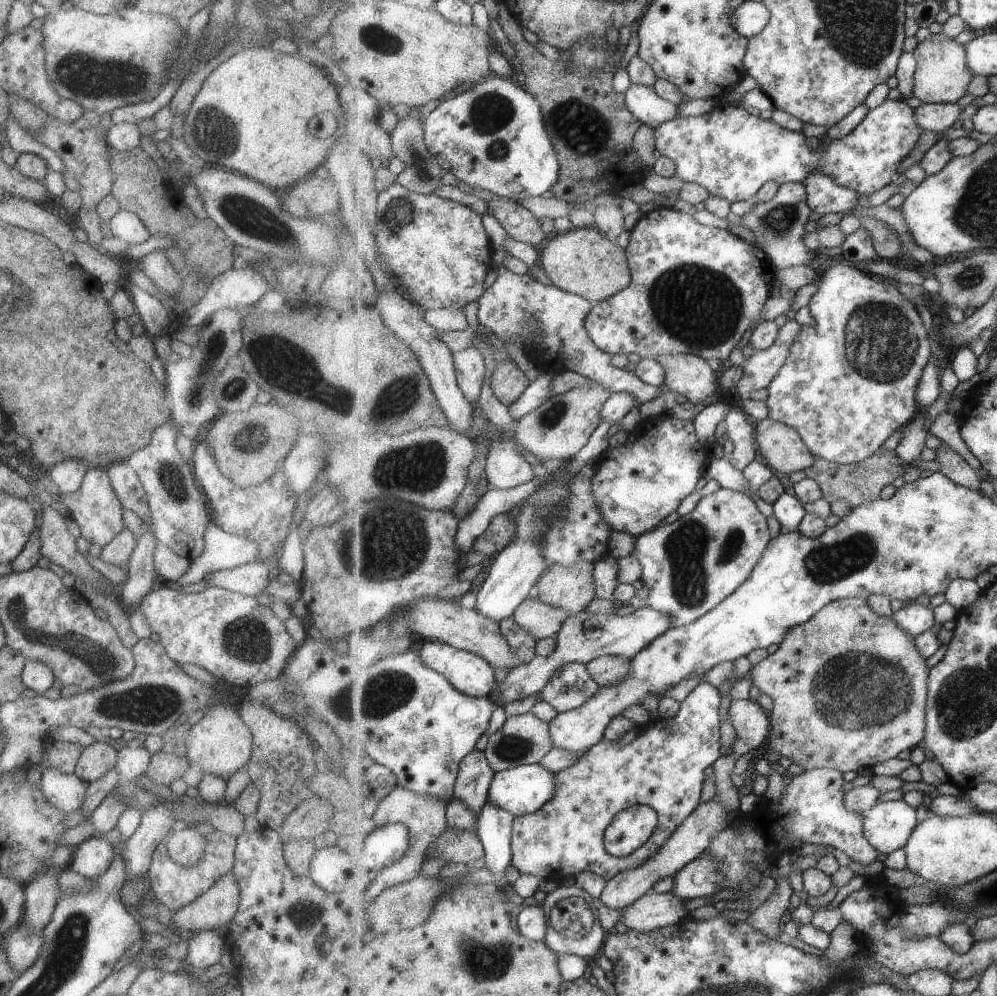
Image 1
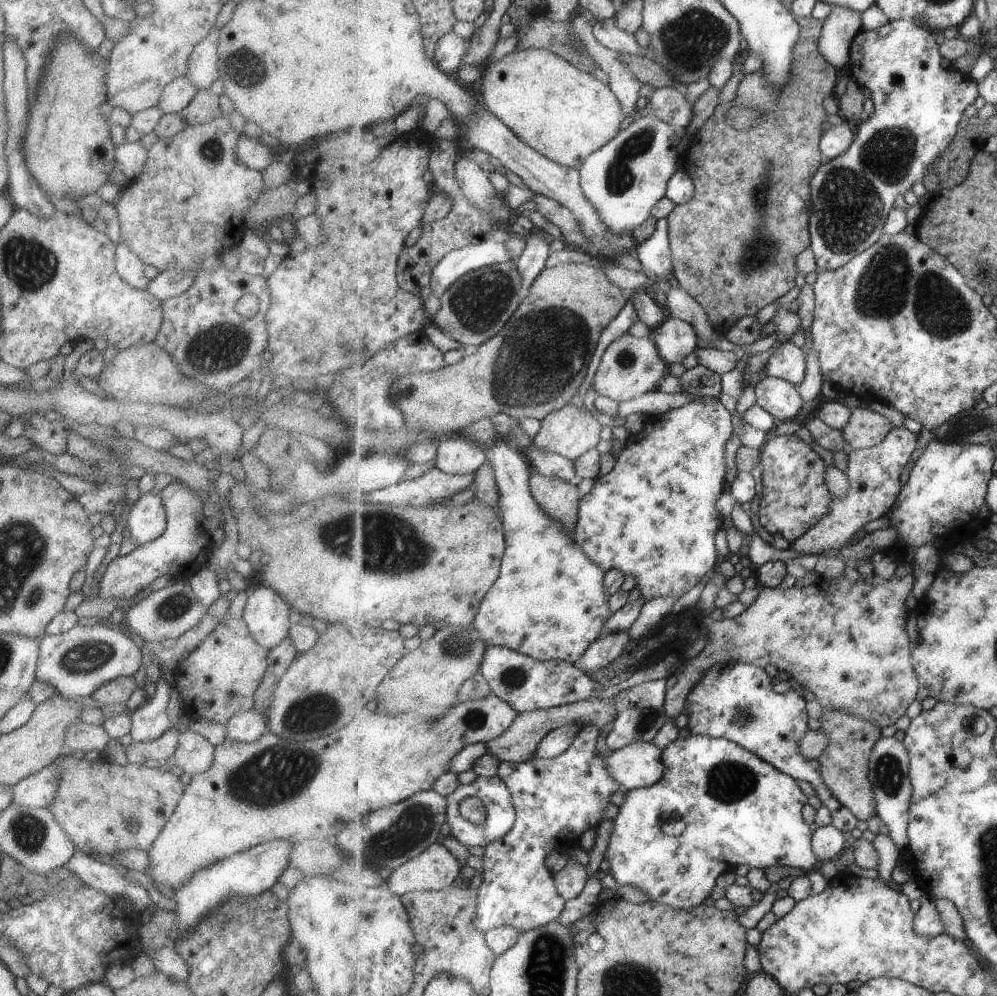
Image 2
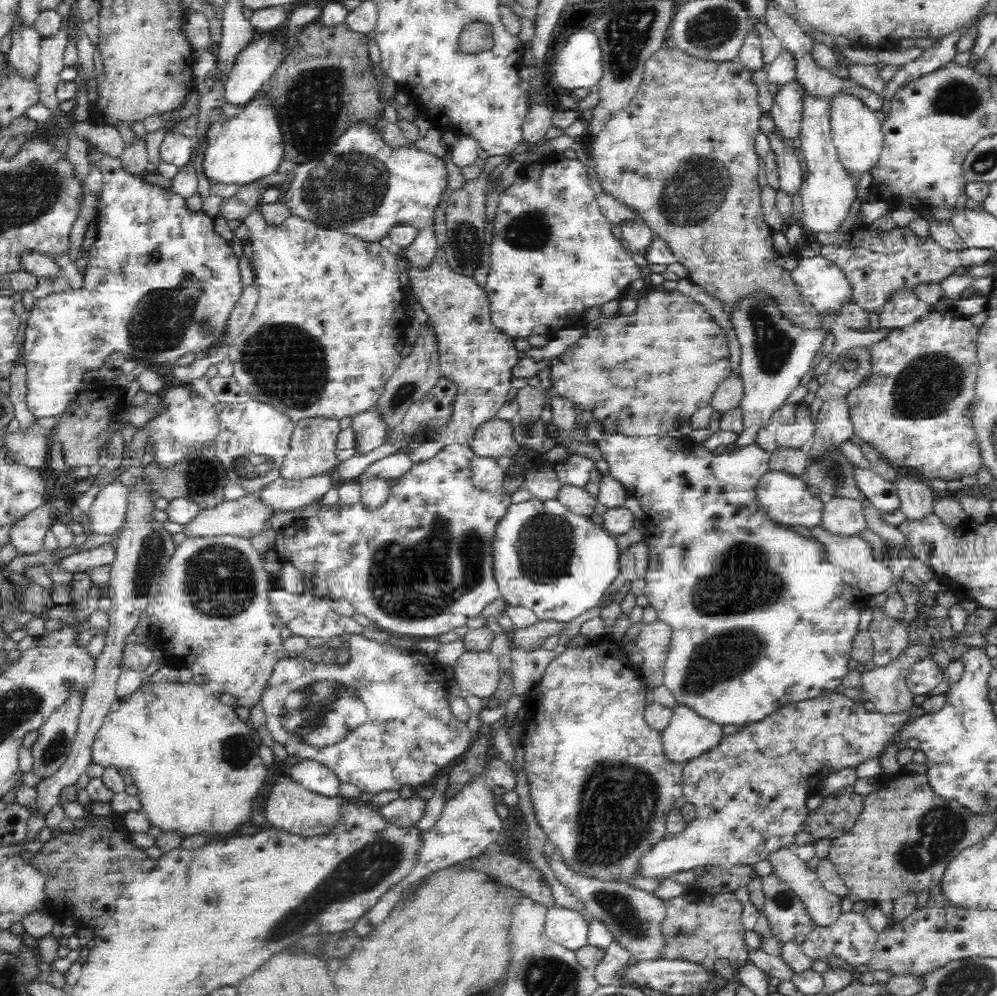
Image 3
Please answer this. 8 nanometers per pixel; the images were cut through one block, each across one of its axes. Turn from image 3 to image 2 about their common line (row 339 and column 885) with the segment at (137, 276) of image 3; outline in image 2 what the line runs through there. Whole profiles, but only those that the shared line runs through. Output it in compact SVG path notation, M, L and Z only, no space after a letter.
M915 19L889 21L885 26L875 30L861 30L853 40L851 46L849 75L853 77L859 87L869 89L875 110L867 118L864 117L861 123L856 125L856 138L849 150L838 158L826 160L812 179L813 193L810 236L812 237L811 247L818 261L817 273L835 271L845 267L845 264L848 264L855 256L872 248L882 238L887 220L894 210L893 206L895 206L897 198L905 196L907 192L912 192L915 184L924 184L925 178L936 172L938 161L941 160L945 152L952 146L954 139L958 136L965 110L973 105L973 102L980 96L979 84L969 74L963 74L958 70L953 71L946 65L944 59L941 58L941 54L939 54L939 42L937 42L936 34Z

